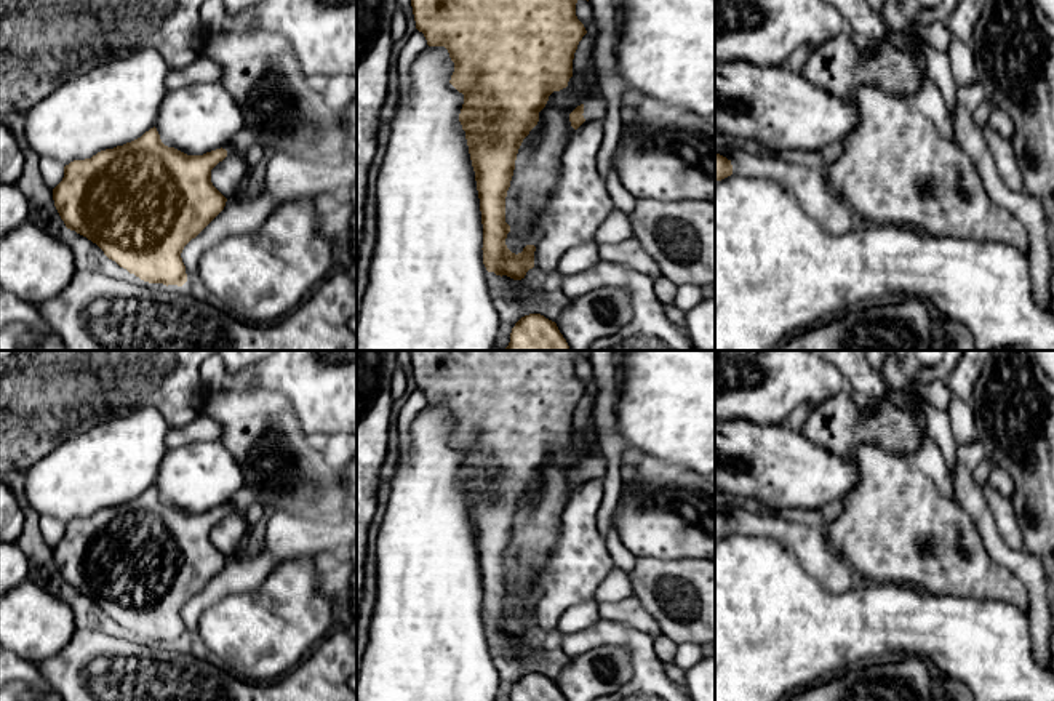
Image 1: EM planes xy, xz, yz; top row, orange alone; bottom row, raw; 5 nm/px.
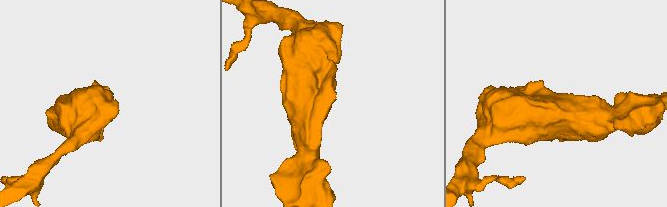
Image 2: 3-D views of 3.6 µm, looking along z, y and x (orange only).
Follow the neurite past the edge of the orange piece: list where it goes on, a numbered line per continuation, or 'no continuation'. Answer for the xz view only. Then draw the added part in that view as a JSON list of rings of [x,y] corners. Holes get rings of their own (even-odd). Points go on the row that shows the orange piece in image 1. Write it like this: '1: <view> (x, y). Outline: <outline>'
1: xz (592, 109). Outline: [[[598,98],[597,101],[585,99],[582,104],[584,104],[582,115],[584,115],[585,122],[590,122],[590,120],[603,122],[606,118],[606,102],[601,98]]]

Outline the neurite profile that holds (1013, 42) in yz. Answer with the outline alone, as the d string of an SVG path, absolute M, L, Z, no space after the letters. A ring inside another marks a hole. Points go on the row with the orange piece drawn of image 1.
M988 0L974 27L976 80L1012 123L1025 192L1044 208L1054 267L1054 21L1033 0Z

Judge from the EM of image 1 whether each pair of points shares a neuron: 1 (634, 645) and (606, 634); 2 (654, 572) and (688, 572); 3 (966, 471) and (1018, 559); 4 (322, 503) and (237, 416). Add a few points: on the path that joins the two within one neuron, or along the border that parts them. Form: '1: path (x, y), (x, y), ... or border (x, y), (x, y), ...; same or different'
1: path (627, 639), (613, 634); same
2: path (662, 572), (680, 572); same
3: path (970, 495), (994, 541); same
4: path (301, 474), (301, 458), (287, 434), (266, 424); same

